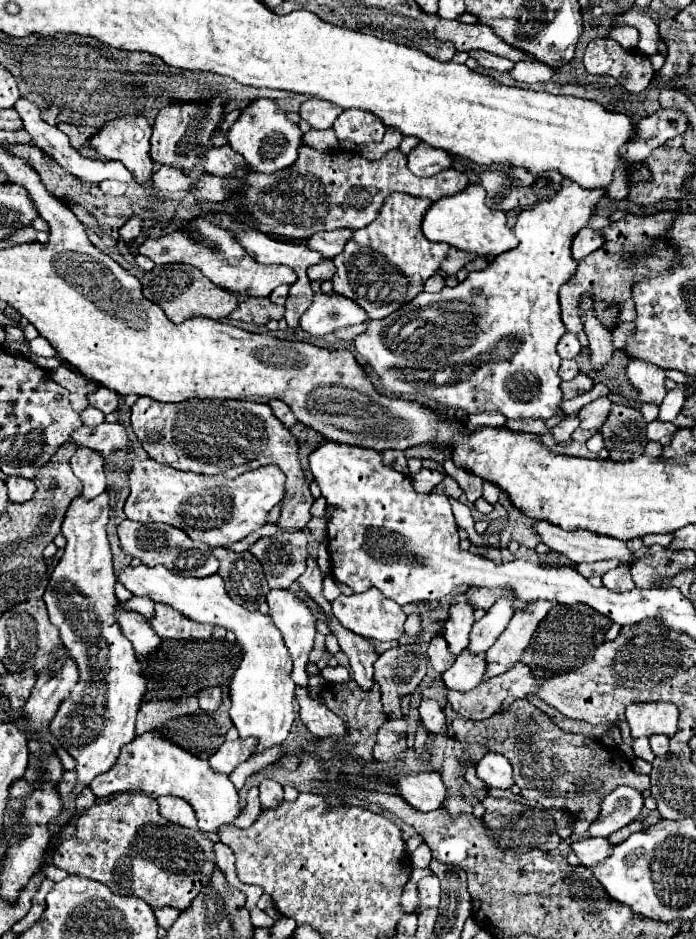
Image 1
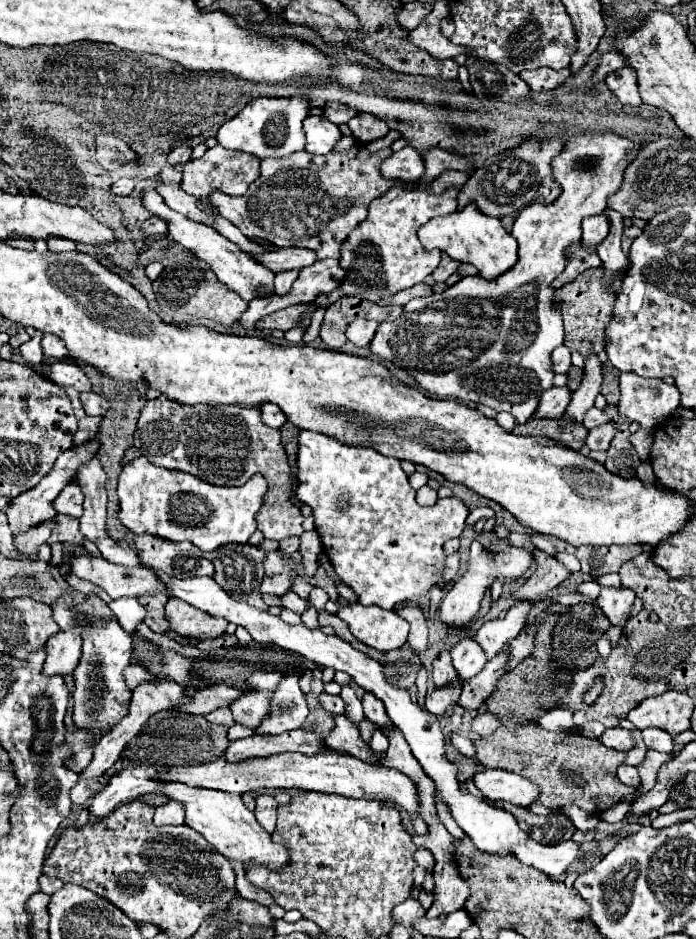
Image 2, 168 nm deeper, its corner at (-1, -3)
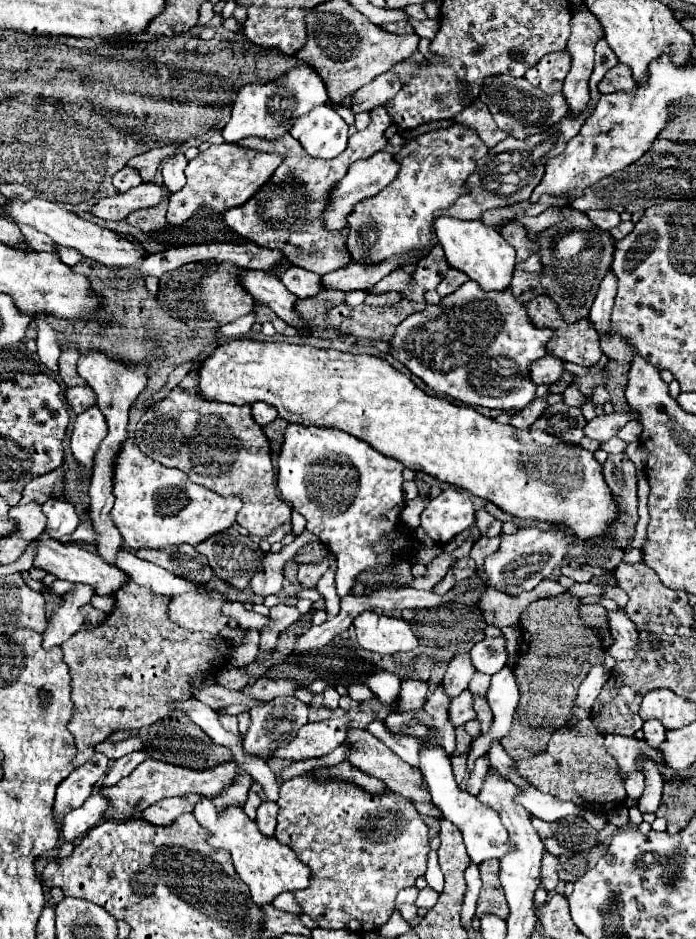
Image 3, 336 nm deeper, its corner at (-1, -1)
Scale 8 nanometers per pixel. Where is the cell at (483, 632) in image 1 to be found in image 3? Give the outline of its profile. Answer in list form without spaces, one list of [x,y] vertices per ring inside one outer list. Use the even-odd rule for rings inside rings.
[[[458,652],[446,670],[444,676],[444,686],[446,686],[446,694],[450,694],[452,698],[456,698],[464,688],[468,688],[468,682],[474,678],[476,668],[470,660],[468,652]]]

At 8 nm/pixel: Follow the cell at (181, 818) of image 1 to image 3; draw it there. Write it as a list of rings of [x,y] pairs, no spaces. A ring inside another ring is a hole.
[[[164,798],[154,802],[150,808],[146,808],[142,812],[142,818],[148,820],[150,824],[166,826],[166,824],[172,824],[180,814],[192,812],[192,810],[194,806],[188,804],[184,798]]]

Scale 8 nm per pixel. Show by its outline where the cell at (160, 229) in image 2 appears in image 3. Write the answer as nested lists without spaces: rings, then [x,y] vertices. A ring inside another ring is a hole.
[[[220,144],[210,146],[208,150],[200,152],[194,160],[186,166],[186,186],[170,196],[170,206],[166,220],[170,226],[180,226],[186,222],[200,206],[208,206],[214,212],[224,212],[234,206],[242,206],[280,166],[282,156],[256,152],[238,144]]]

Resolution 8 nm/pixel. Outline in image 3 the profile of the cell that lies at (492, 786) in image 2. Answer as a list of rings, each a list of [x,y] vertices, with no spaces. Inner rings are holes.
[[[518,786],[518,796],[514,800],[516,800],[516,804],[524,806],[530,814],[534,814],[536,818],[546,820],[546,822],[556,822],[566,816],[580,814],[578,806],[574,806],[570,802],[560,802],[552,794],[540,792],[536,786],[528,786],[528,788]]]

